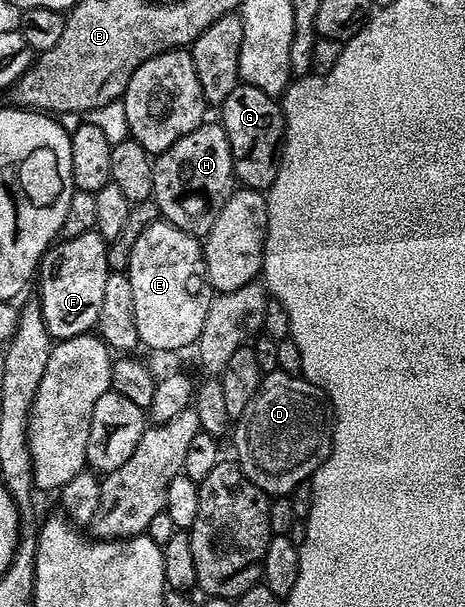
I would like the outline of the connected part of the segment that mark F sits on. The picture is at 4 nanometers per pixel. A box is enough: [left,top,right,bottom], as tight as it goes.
[36,230,111,341]

